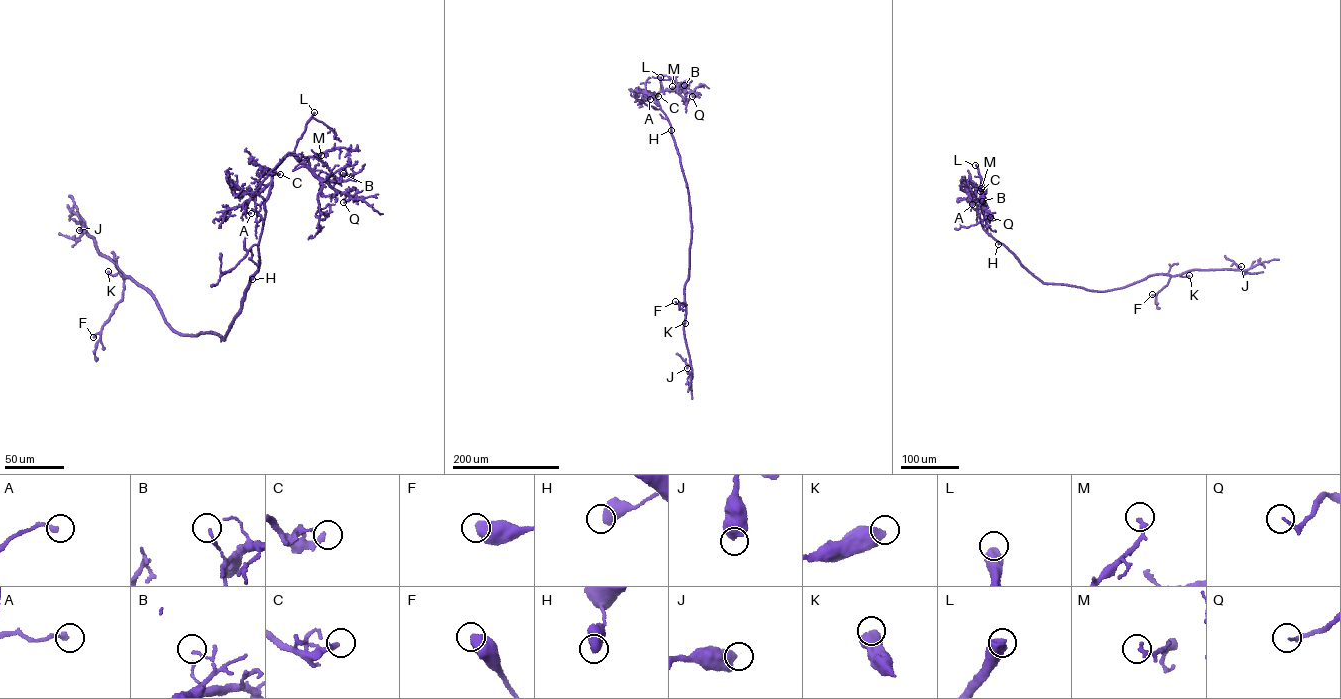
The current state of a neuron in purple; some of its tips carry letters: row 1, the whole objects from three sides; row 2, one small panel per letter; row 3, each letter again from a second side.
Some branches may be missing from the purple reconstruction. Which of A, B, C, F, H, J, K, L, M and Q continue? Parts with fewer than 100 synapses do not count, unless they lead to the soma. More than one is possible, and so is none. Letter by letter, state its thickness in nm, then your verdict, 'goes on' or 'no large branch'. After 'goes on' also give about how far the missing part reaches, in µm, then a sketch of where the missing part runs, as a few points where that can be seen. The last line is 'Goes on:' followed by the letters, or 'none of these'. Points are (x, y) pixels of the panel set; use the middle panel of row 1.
A: calibre 240 nm; no large branch
B: calibre 110 nm; no large branch
C: calibre 280 nm; no large branch
F: calibre 600 nm; no large branch
H: calibre 600 nm; no large branch
J: calibre 550 nm; no large branch
K: calibre 600 nm; no large branch
L: calibre 550 nm; goes on; missing 90 µm; course (660, 77), (661, 72), (651, 63), (651, 44)
M: calibre 240 nm; no large branch
Q: calibre 140 nm; no large branch
Goes on: L

